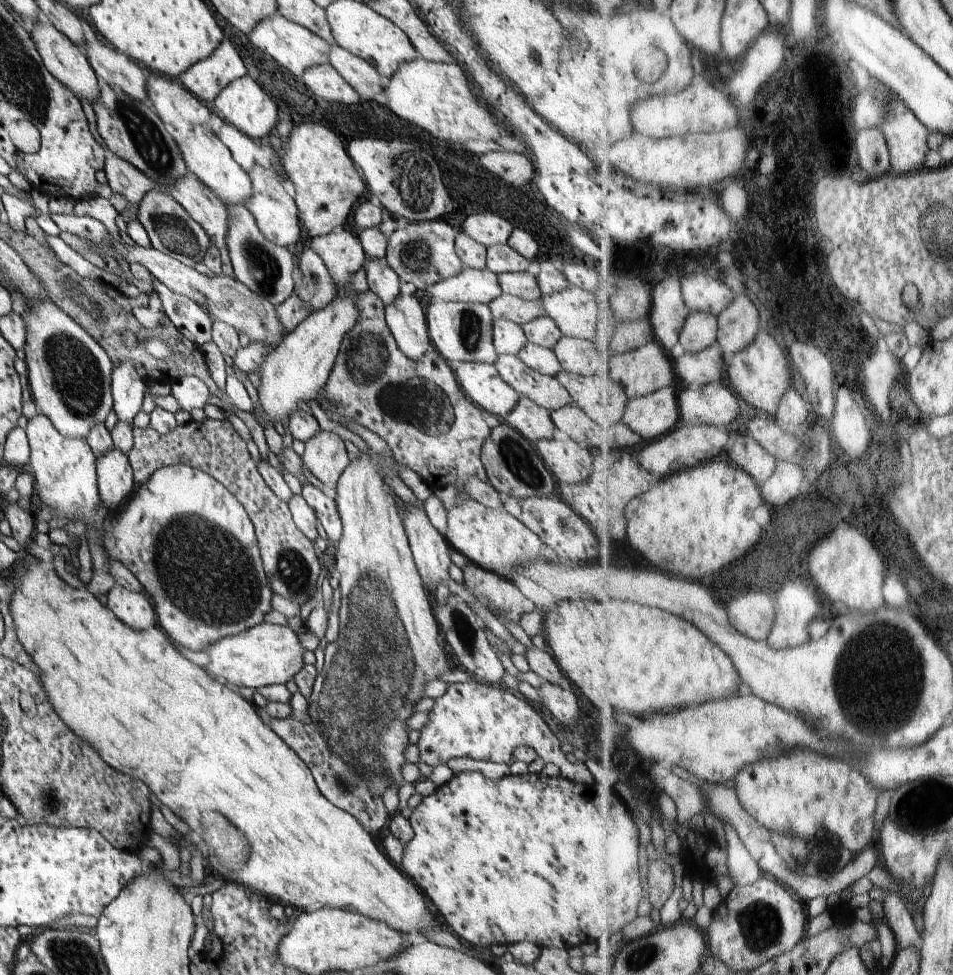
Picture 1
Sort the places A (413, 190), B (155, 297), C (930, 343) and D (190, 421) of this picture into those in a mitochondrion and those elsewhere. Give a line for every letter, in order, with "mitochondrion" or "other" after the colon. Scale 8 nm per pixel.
A: mitochondrion
B: other
C: other
D: other

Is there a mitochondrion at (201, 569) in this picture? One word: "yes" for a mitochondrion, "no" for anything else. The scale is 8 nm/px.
yes

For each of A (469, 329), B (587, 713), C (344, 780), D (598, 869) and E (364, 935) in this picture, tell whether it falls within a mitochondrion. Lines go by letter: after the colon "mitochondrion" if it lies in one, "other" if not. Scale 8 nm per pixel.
A: mitochondrion
B: other
C: mitochondrion
D: other
E: other

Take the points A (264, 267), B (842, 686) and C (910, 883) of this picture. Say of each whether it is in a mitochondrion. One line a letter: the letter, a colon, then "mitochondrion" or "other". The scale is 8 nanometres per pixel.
A: mitochondrion
B: mitochondrion
C: other

